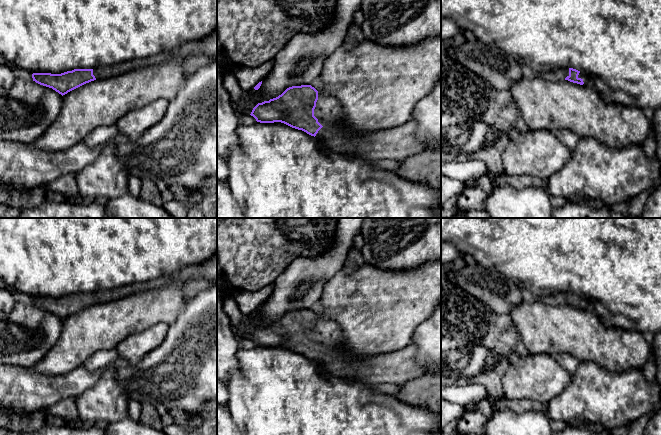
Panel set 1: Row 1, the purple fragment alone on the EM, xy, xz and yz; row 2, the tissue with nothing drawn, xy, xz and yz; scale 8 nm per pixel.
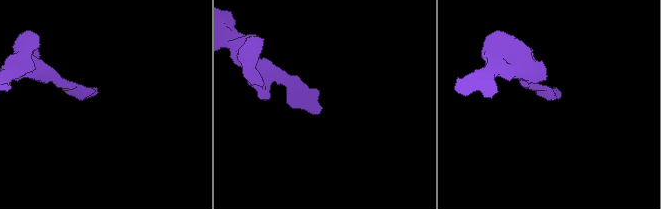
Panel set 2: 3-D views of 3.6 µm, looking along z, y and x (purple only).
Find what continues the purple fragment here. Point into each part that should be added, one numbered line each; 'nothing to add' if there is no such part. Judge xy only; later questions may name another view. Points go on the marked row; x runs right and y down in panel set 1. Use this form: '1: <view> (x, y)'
1: xy (101, 72)

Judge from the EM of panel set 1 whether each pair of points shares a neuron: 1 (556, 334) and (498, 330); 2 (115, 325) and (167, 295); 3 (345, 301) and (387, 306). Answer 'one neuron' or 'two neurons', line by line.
1: two neurons
2: one neuron
3: one neuron

